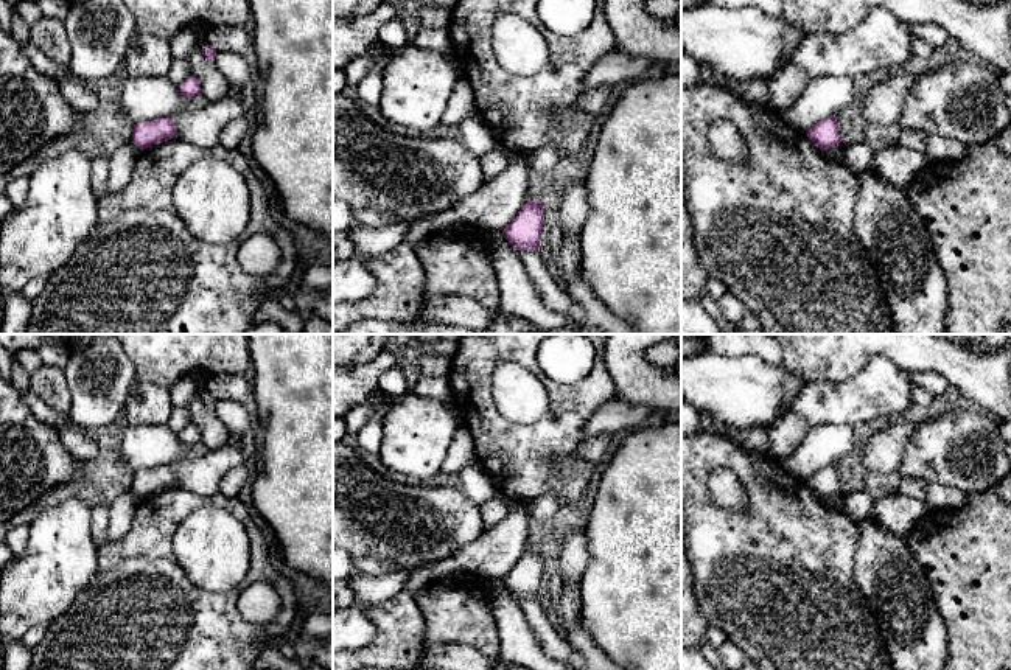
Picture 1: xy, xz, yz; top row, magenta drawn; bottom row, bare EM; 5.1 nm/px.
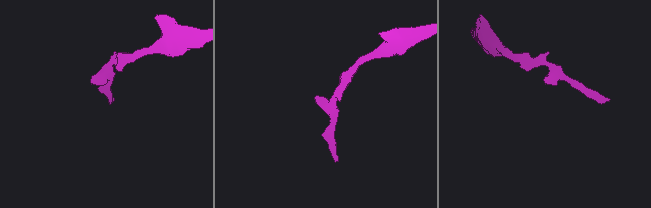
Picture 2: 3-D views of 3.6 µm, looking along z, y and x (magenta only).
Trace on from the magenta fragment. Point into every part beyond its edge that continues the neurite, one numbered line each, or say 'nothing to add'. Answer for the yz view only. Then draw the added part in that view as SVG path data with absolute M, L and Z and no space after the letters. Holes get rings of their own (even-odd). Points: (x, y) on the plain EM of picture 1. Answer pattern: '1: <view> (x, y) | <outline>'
nothing to add

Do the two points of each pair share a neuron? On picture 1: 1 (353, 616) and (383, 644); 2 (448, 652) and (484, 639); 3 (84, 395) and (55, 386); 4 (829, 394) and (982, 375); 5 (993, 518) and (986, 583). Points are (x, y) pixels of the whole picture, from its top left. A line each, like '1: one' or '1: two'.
1: two
2: two
3: two
4: two
5: one

